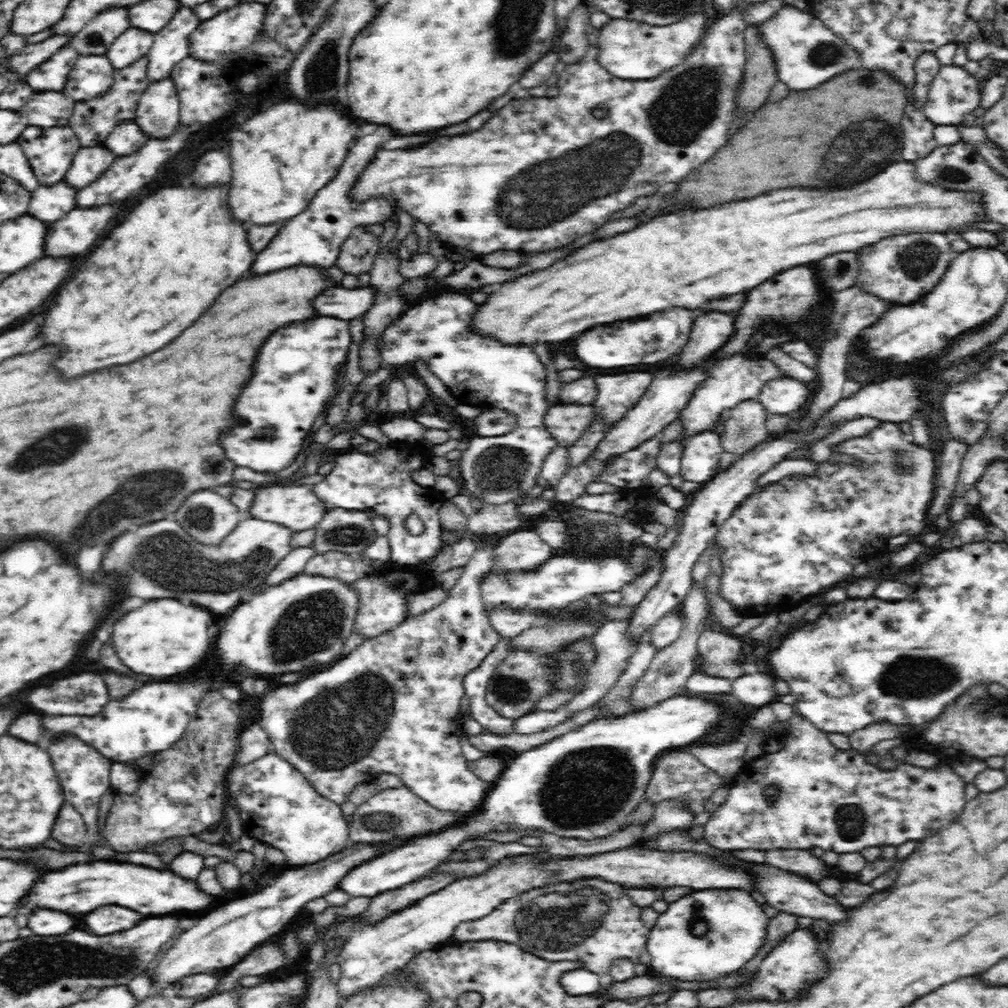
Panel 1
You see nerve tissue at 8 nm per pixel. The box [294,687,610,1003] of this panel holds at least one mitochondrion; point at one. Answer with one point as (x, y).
(378, 821)

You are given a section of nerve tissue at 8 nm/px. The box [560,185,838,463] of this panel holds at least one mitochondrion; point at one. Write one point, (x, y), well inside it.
(750, 431)

